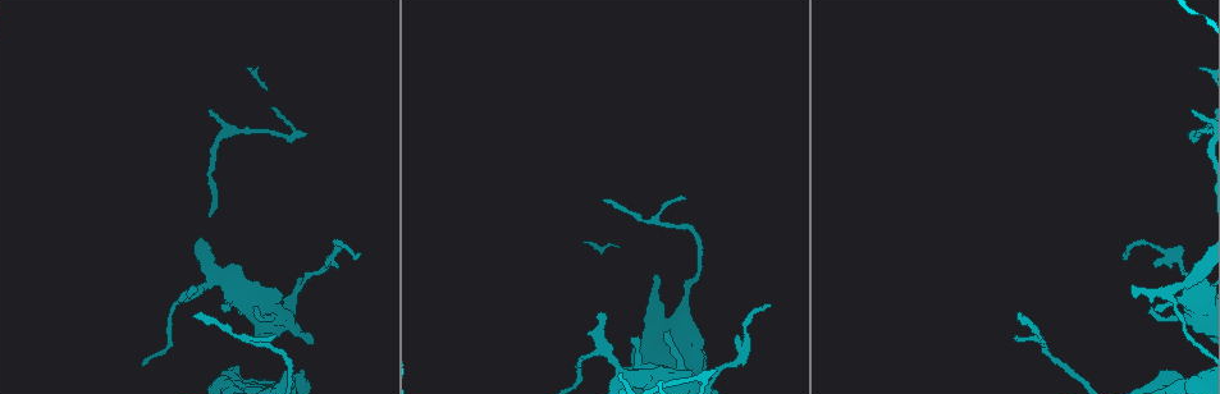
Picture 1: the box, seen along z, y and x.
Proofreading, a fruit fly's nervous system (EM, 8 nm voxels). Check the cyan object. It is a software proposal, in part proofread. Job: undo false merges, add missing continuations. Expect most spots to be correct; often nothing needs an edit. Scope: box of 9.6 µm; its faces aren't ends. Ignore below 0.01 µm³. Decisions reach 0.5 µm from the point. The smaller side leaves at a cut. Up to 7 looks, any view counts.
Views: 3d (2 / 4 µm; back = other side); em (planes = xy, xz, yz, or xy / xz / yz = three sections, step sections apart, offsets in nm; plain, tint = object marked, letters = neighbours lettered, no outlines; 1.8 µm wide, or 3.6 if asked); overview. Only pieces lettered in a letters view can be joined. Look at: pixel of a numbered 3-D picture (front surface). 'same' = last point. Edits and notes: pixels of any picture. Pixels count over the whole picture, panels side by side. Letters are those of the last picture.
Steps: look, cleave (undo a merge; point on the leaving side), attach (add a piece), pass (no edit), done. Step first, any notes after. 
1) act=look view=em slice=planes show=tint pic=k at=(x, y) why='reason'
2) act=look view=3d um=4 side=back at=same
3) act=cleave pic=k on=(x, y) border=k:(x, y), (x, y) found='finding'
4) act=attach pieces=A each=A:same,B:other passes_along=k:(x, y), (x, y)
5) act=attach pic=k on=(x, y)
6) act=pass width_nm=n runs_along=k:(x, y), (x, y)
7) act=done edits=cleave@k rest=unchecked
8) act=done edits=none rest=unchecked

act=look view=3d um=2 pic=1 at=(1019, 317) why='tapers out'

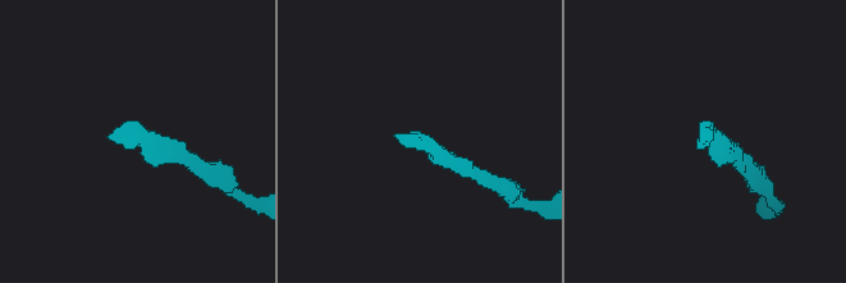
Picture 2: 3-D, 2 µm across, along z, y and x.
act=look view=em slice=xz step=16 show=tint pic=2 at=(399, 134)

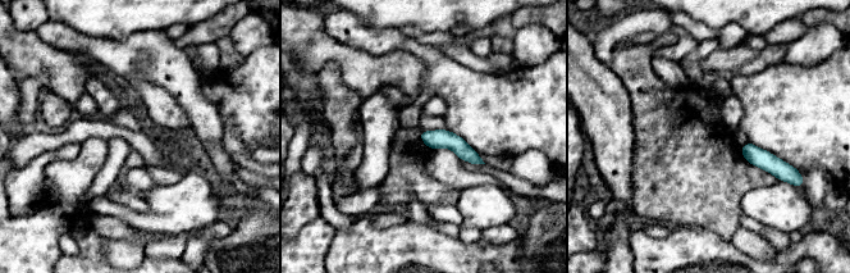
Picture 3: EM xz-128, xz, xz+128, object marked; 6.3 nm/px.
act=look view=em slice=yz step=4 show=letters at=same why='another direction'

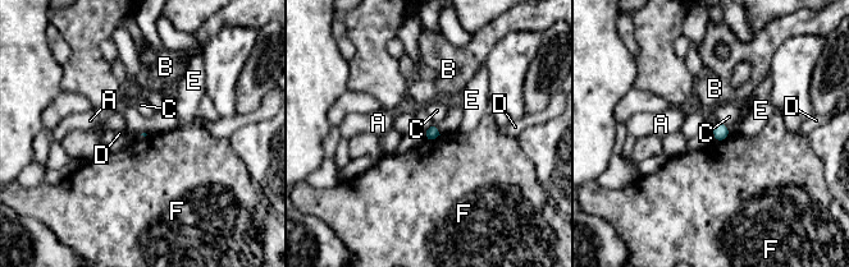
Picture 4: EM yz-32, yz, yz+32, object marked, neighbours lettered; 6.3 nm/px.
act=pass each=A:other,B:other,C:other,D:other,E:other,F:other border=4:(427, 129), (434, 127), (439, 134) found='none of them fits'

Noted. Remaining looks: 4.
act=look view=em slice=planes show=letters pic=1 at=(209, 111) why='thin end'

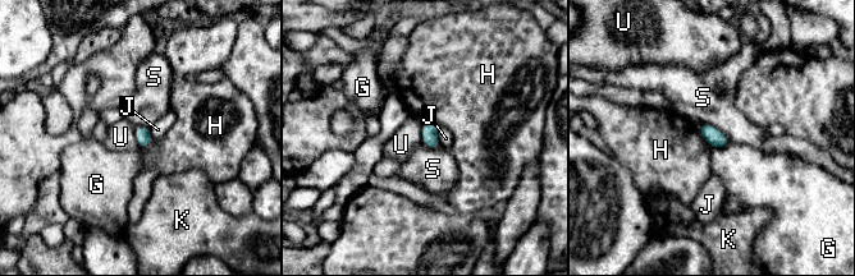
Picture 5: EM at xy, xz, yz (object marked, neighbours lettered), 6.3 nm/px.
act=pass each=G:other,H:other,J:other,K:other,S:other,U:other border=5:(135, 127), (135, 138), (140, 147) found='none of them fits'

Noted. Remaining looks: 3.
act=look view=em slice=yz step=16 show=letters pic=1 at=(1132, 285) why='branch stops here'

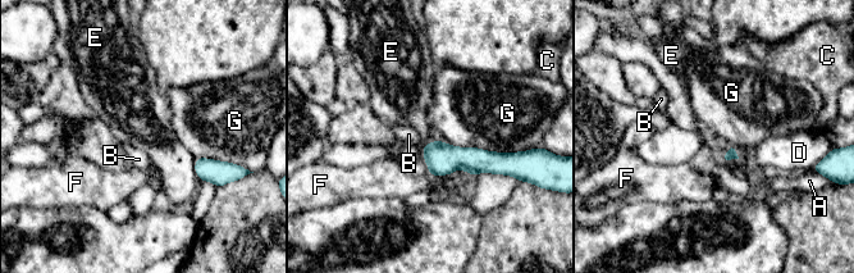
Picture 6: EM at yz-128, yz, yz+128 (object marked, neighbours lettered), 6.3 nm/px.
act=pass each=A:other,B:other,C:other,D:other,E:other,F:other,G:other border=6:(195, 157), (195, 174), (200, 180) found='no lettered piece goes on from it'

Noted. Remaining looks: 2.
act=done edits=none rest=unchecked

